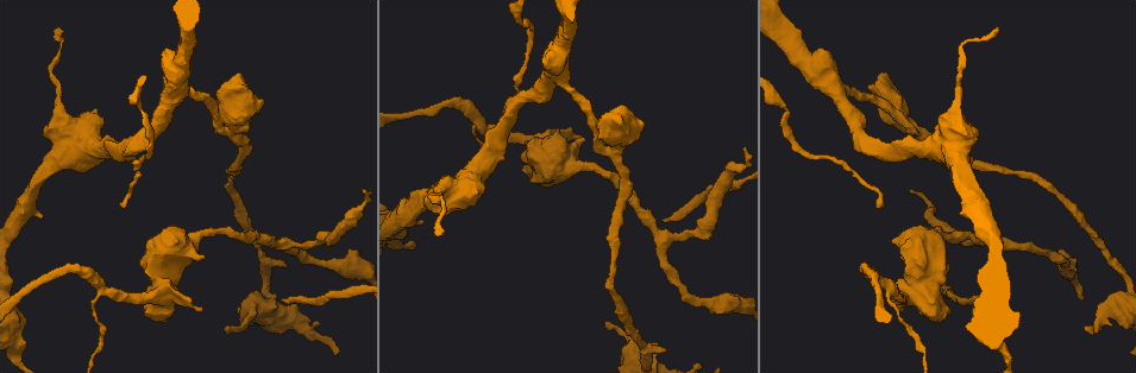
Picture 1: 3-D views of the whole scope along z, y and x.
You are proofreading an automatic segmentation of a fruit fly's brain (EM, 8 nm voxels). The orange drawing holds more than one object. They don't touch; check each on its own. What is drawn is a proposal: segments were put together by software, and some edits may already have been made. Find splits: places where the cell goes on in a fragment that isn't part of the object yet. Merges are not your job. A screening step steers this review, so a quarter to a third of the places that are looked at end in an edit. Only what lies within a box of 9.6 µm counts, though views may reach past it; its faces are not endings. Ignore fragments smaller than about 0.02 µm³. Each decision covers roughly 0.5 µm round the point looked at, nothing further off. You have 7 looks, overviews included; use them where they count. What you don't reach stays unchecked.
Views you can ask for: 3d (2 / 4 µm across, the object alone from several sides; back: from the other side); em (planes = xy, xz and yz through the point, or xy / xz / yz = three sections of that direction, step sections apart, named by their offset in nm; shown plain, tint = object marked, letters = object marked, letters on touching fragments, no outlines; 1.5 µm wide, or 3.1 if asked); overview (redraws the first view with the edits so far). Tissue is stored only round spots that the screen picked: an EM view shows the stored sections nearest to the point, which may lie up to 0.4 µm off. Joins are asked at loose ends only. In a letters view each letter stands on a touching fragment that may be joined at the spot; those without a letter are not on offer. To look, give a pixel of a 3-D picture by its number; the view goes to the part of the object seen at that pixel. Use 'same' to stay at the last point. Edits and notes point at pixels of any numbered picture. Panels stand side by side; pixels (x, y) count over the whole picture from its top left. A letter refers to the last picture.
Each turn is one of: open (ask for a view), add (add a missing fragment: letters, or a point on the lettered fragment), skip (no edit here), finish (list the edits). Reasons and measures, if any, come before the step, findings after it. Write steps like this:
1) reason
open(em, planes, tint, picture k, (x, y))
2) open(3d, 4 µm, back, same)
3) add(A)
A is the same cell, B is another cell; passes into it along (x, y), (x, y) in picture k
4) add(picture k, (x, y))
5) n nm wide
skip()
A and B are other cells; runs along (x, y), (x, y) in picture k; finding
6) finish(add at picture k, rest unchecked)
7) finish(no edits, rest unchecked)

branch stops here
open(em, xy, step 8, tint, picture 1, (281, 300))

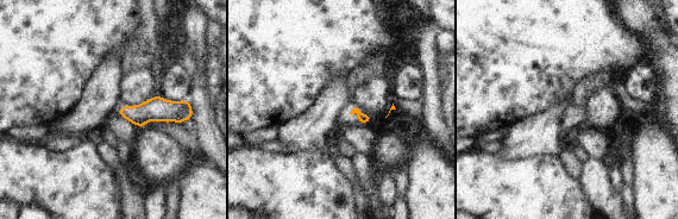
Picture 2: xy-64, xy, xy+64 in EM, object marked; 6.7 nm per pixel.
open(em, planes, letters, same)

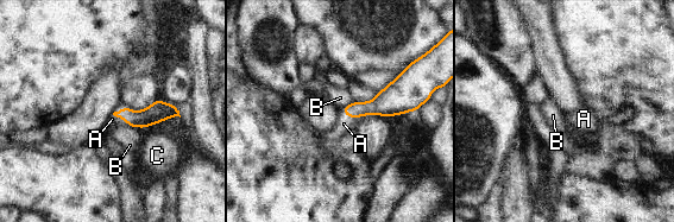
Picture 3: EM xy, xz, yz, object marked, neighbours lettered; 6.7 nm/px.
add(A)
A is the same cell, B and C are other cells; passes into it along (156, 113), (120, 118), (112, 119) in picture 3; the cell continues

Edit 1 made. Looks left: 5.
see it whole again
open(overview)

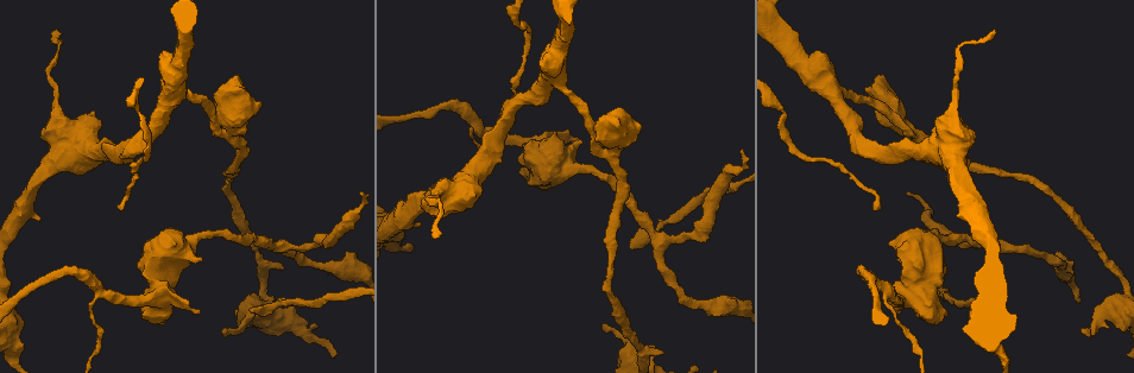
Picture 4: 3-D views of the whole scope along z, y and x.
an open end
open(3d, 2 µm, picture 4, (581, 141))

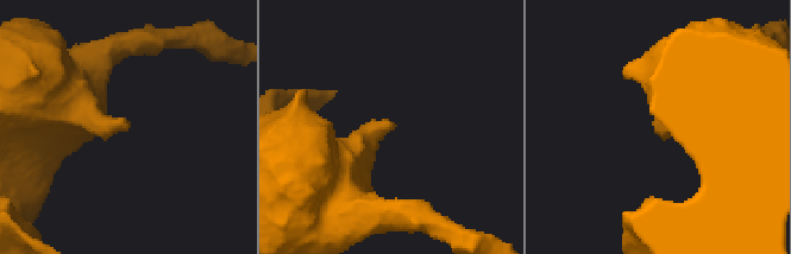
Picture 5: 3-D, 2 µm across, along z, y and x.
open(em, planes, tint, picture 5, (655, 122))

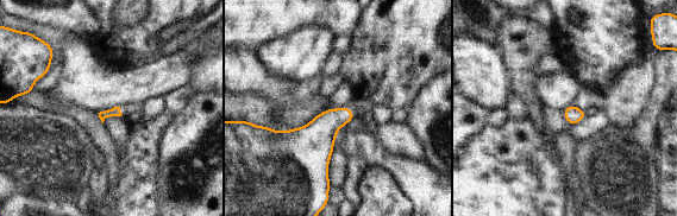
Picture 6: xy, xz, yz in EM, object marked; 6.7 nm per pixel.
see the neighbours
open(em, planes, letters, same)

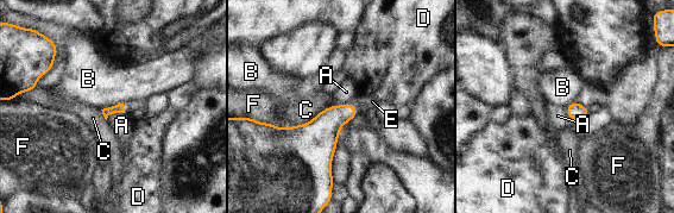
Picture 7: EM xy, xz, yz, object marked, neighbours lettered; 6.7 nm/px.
add(E)
E is the same cell, A, B, C, D and F are other cells; passes into it along (325, 129), (353, 107), (363, 100) in picture 7; it goes on there

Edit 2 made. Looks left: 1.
finish(add at picture 3, add at picture 7, rest unchecked)

